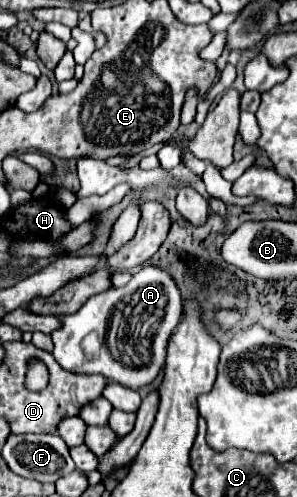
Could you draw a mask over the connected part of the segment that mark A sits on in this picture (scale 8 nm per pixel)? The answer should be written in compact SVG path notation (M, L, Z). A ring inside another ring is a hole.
M147 263L133 279L119 289L93 295L75 315L61 317L63 327L51 337L55 343L55 361L71 373L99 373L113 383L121 383L129 389L141 389L157 379L165 363L165 345L181 321L181 293L177 283L159 265ZM109 329L117 329L117 355L113 355L107 343ZM95 333L101 351L91 355L85 339Z

